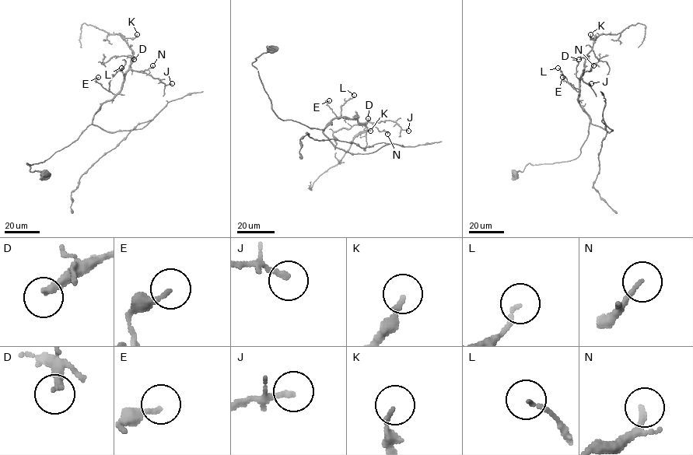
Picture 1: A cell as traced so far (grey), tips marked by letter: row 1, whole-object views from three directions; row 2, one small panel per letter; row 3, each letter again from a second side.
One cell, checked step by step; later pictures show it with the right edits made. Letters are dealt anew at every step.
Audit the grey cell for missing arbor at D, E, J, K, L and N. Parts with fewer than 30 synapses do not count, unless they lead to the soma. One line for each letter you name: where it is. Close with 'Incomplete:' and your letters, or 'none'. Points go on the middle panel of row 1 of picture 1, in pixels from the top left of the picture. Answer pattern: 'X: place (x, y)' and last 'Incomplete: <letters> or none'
Incomplete: none

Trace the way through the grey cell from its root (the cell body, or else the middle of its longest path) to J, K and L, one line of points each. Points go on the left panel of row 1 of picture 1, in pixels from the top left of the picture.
J: (43, 175), (30, 172), (26, 163), (43, 162), (74, 141), (100, 106), (120, 90), (129, 69), (172, 83)
K: (43, 175), (26, 163), (43, 162), (74, 141), (120, 90), (133, 54), (125, 39), (137, 34)
L: (43, 175), (30, 172), (26, 163), (43, 162), (78, 138), (100, 106), (113, 97), (109, 82), (121, 68)

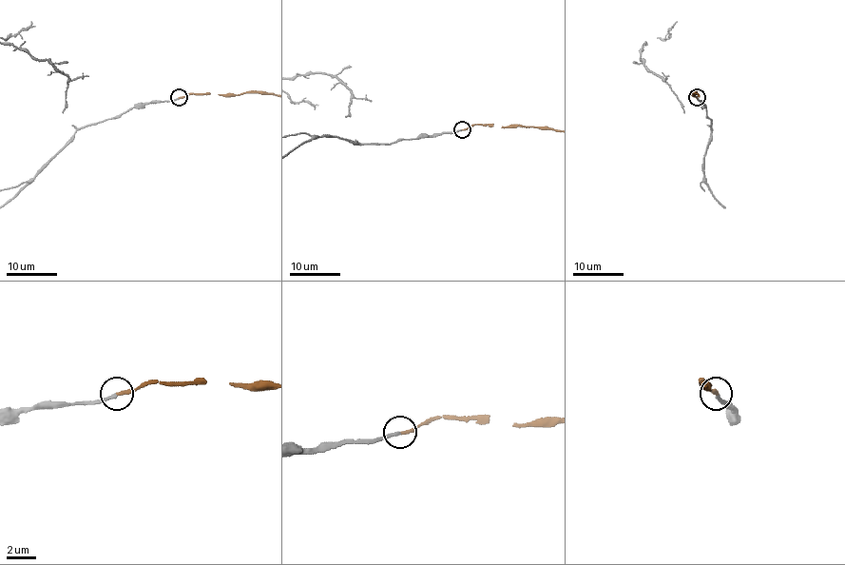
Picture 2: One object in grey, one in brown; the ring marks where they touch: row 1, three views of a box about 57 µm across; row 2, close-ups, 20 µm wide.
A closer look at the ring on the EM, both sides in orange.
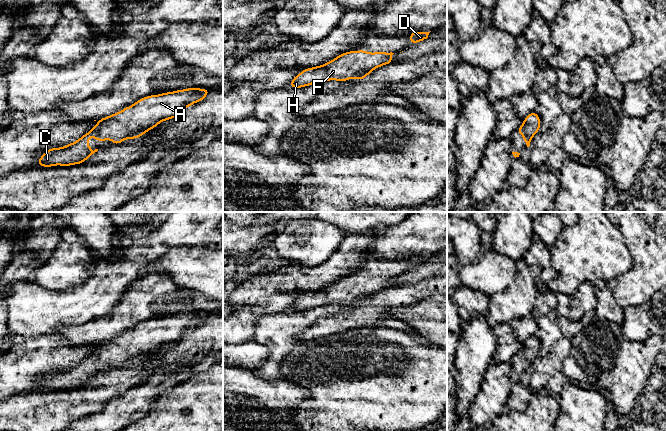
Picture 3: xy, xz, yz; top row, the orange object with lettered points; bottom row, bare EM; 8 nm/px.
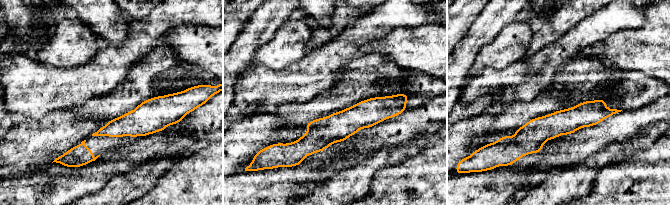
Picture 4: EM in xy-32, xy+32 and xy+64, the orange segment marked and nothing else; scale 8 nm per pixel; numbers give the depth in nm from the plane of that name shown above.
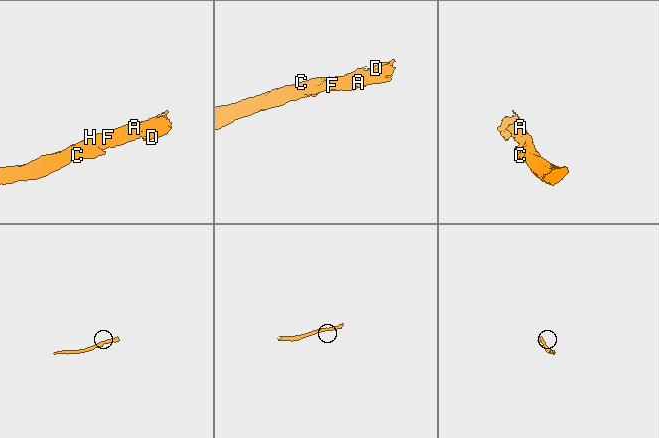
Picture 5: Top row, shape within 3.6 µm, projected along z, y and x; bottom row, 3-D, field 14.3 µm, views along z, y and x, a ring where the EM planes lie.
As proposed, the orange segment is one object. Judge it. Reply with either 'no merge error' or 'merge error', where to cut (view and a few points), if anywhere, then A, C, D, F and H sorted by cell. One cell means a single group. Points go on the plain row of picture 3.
no merge error; no cut; A C D F H

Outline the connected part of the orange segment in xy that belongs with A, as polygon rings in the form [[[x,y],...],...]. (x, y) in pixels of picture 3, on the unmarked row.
[[[187,312],[146,320],[115,338],[97,344],[97,349],[77,365],[60,372],[48,373],[39,382],[37,390],[81,388],[98,375],[93,375],[88,369],[91,359],[97,365],[109,363],[113,369],[120,368],[125,363],[138,362],[162,345],[179,340],[188,330],[205,323],[209,316],[209,313]]]

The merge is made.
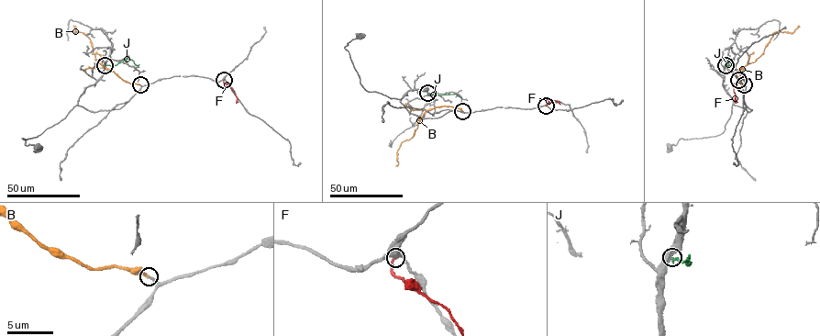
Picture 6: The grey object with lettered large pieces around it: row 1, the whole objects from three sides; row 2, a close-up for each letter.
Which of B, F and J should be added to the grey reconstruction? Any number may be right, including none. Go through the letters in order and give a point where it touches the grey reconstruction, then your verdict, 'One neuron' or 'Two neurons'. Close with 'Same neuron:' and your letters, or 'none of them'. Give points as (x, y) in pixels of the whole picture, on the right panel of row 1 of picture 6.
B: Touches grey at (744, 84). One neuron
F: Touches grey at (738, 80). Two neurons
J: Touches grey at (725, 65). Two neurons
Same neuron: B

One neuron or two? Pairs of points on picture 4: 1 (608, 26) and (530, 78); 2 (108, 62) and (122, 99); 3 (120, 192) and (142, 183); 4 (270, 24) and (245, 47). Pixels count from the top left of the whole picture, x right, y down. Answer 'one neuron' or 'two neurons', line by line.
1: one neuron
2: two neurons
3: one neuron
4: one neuron

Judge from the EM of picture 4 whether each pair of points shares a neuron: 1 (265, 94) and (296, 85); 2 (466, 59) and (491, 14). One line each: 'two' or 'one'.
1: one
2: one

